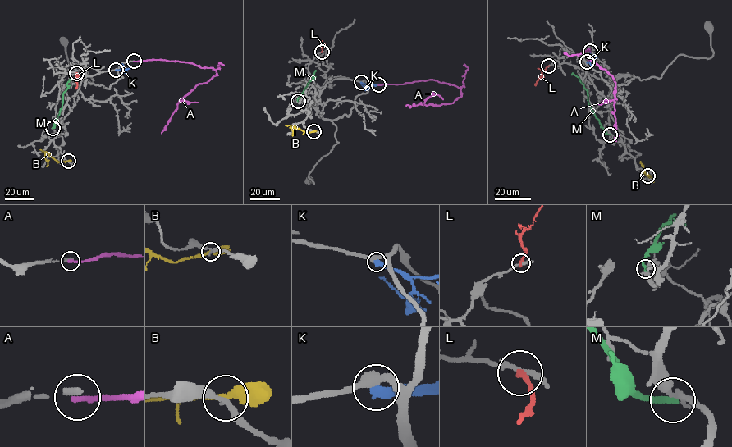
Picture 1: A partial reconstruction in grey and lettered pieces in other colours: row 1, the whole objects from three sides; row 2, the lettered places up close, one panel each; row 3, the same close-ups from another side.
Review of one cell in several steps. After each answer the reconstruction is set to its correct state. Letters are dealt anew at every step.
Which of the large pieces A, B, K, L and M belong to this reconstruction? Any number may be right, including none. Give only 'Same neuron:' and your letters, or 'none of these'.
Same neuron: none of these

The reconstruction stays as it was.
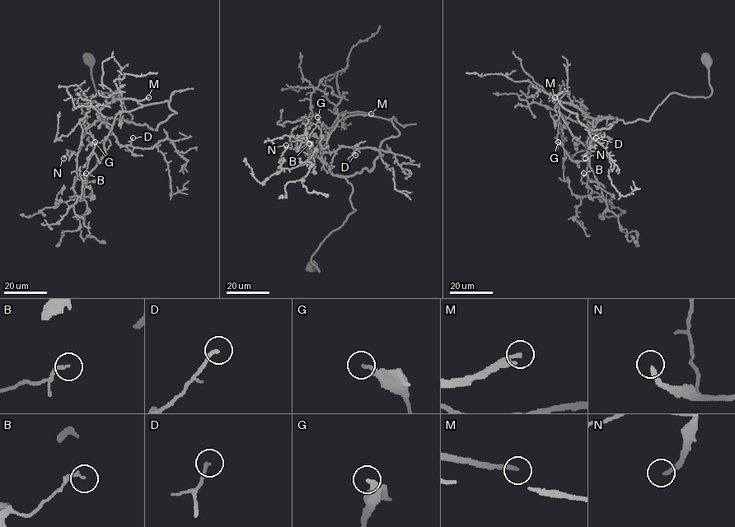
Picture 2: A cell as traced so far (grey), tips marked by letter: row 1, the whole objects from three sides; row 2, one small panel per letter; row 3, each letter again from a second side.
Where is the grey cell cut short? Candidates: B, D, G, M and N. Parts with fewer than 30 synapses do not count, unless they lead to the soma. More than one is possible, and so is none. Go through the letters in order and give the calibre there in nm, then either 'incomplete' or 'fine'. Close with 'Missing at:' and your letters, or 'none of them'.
B: 160 nm thick; fine
D: 170 nm thick; fine
G: 220 nm thick; fine
M: 200 nm thick; incomplete
N: 220 nm thick; fine
Missing at: M

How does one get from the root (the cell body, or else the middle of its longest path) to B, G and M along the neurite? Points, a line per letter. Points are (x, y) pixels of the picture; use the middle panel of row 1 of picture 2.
B: (311, 264), (319, 271), (311, 256), (355, 210), (352, 184), (307, 148), (300, 148), (309, 143)
G: (311, 264), (319, 271), (311, 256), (355, 210), (352, 184), (300, 149), (309, 156), (321, 147), (317, 117)
M: (311, 264), (319, 271), (311, 256), (355, 210), (352, 186), (321, 159), (320, 142), (342, 113), (371, 114)

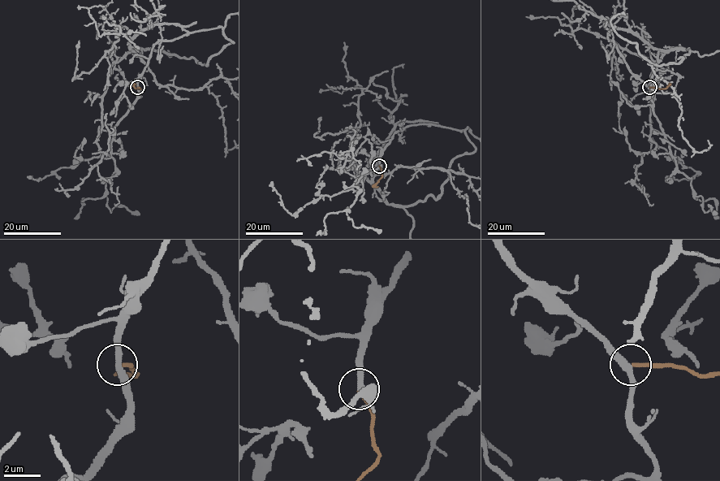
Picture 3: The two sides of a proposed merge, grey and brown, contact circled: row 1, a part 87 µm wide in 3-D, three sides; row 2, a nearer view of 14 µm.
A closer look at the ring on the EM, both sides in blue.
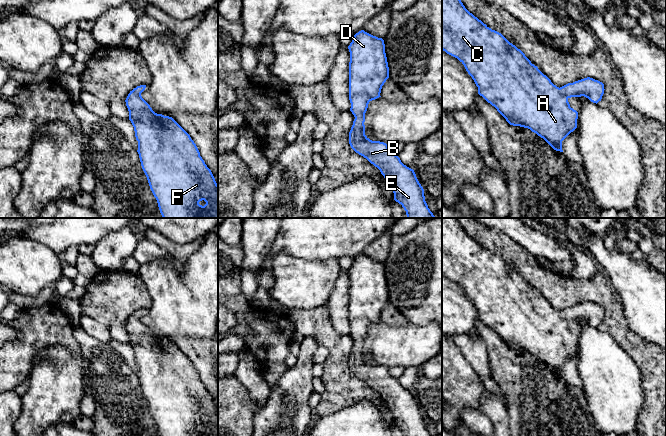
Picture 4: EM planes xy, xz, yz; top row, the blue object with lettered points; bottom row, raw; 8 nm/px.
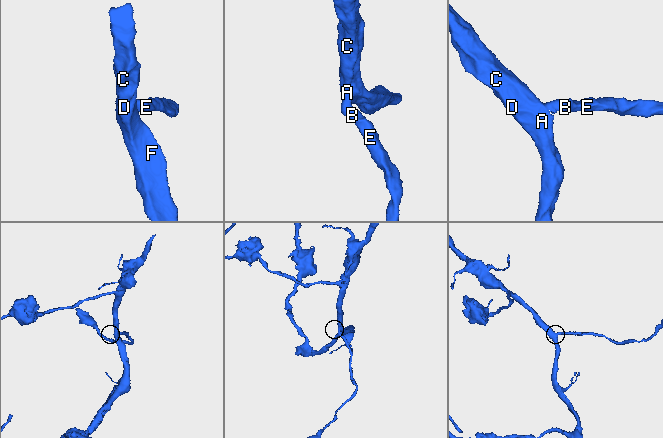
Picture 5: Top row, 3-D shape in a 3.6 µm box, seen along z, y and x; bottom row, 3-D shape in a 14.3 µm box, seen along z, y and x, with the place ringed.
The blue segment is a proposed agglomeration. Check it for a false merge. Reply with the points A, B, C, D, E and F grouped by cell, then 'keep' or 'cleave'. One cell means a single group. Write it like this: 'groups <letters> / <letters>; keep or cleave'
groups A B C D E F; keep

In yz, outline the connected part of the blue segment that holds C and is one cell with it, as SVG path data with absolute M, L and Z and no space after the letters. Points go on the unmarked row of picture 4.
M442 218L442 274L464 289L478 311L478 318L494 330L510 349L530 353L556 375L563 376L562 365L577 352L578 336L570 331L568 323L584 320L597 328L604 318L604 308L590 301L560 312L554 309L520 273L470 237L457 218Z

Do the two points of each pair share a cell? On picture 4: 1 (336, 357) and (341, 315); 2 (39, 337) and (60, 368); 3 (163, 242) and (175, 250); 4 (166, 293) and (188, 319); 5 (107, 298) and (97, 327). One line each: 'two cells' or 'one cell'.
1: two cells
2: two cells
3: one cell
4: one cell
5: two cells

